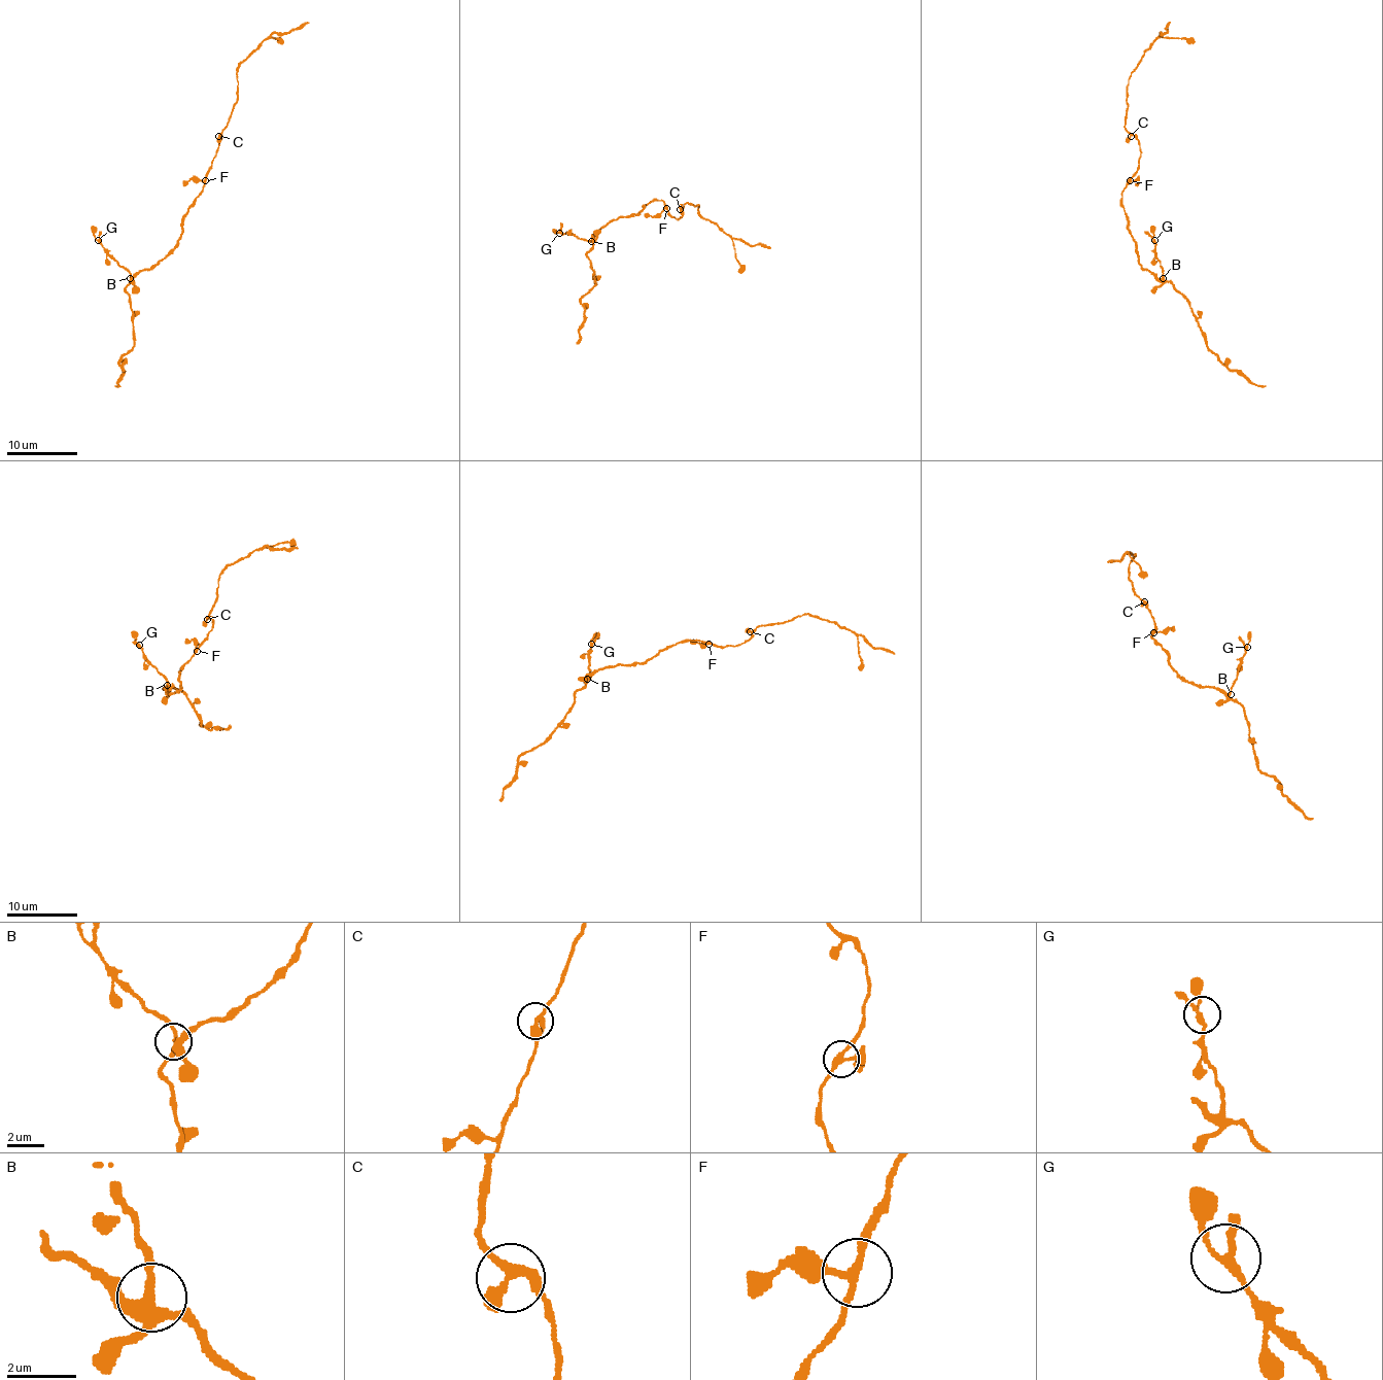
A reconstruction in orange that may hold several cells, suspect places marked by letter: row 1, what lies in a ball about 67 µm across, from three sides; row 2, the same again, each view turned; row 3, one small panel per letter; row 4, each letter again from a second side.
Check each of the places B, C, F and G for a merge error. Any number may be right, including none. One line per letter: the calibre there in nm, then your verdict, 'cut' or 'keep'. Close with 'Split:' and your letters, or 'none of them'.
B: calibre 340 nm; keep
C: calibre 360 nm; keep
F: calibre 200 nm; keep
G: calibre 200 nm; keep
Split: none of them

